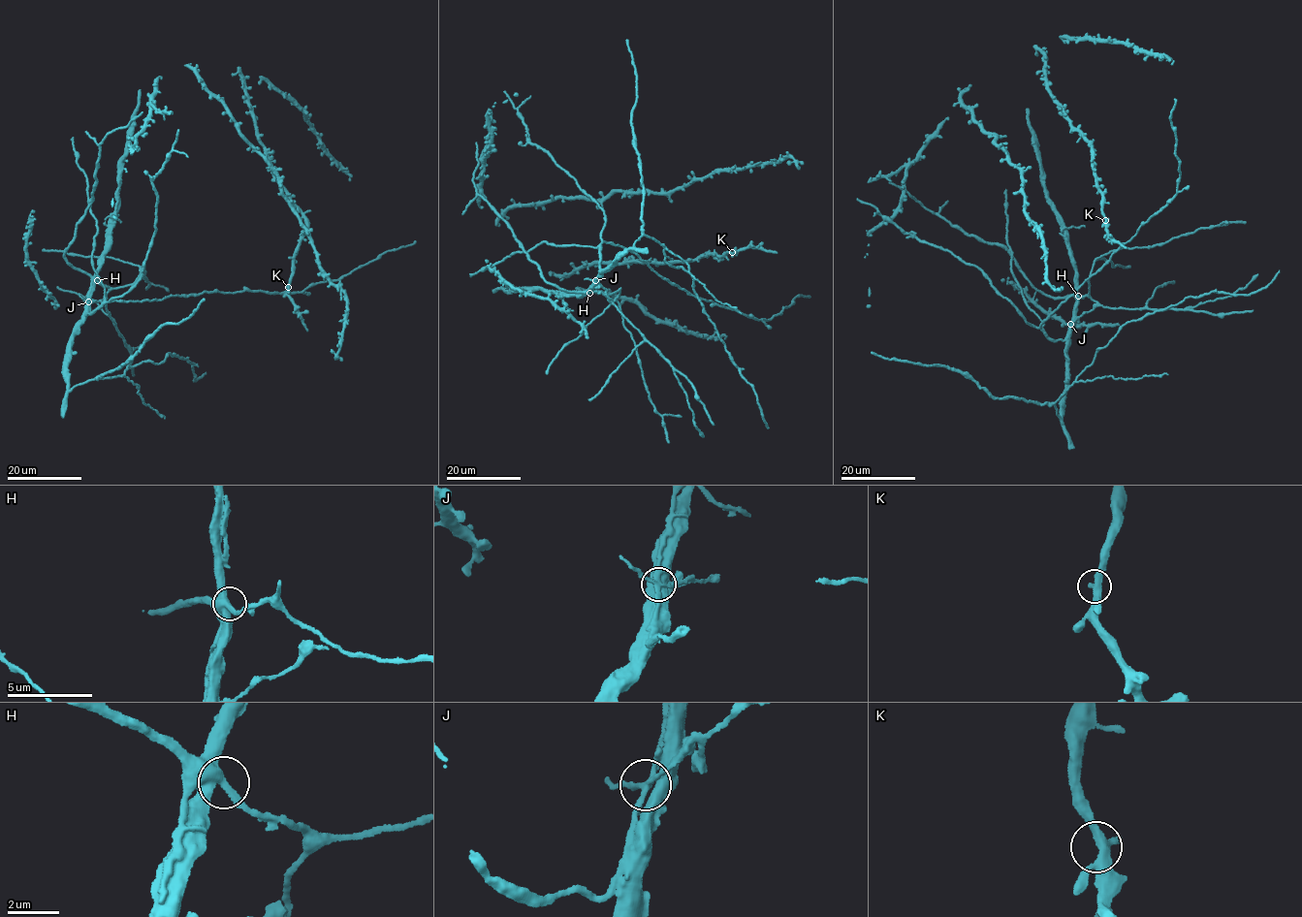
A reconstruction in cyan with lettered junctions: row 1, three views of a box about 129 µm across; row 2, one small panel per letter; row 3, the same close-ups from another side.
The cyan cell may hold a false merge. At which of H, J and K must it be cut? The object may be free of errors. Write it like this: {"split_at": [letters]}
{"split_at": ["J"]}

